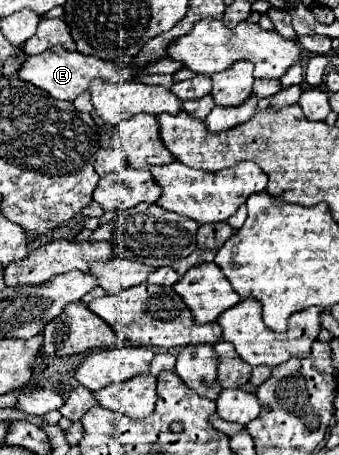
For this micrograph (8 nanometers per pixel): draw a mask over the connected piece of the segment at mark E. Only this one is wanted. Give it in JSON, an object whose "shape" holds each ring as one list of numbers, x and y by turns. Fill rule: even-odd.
{"shape":[[53,46,51,50,37,54,37,56,25,56,25,62,21,70,17,72,17,78,27,80,31,84,37,84,37,88,43,88,57,100,69,100,73,102,81,92,89,90,91,80,101,78,105,82,125,82,133,80,133,72,127,66,115,64,113,60,101,60,97,56,85,56,79,52,67,52,61,46]]}

